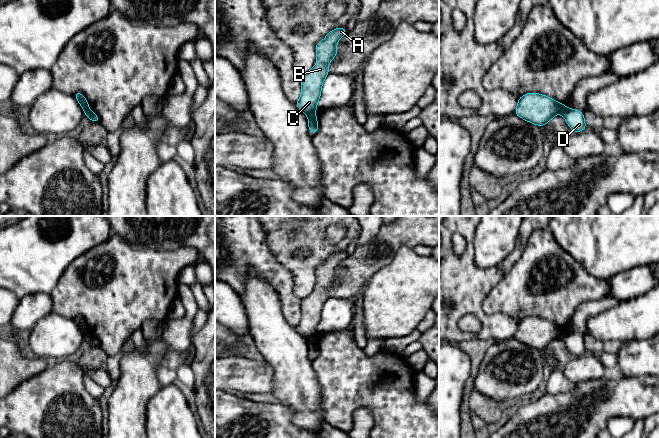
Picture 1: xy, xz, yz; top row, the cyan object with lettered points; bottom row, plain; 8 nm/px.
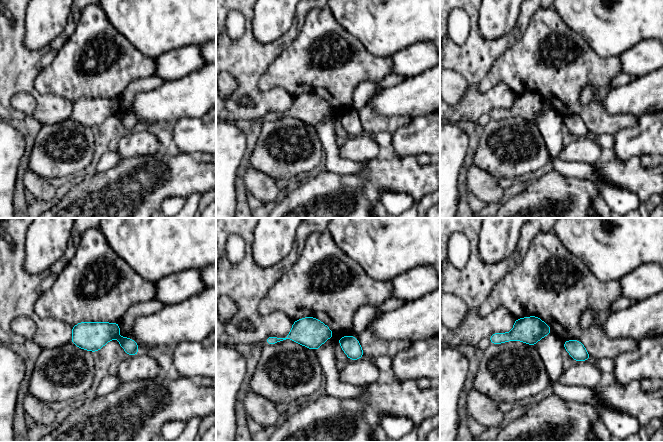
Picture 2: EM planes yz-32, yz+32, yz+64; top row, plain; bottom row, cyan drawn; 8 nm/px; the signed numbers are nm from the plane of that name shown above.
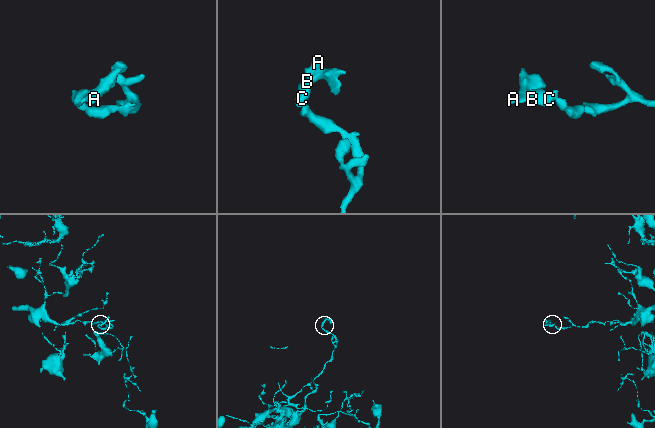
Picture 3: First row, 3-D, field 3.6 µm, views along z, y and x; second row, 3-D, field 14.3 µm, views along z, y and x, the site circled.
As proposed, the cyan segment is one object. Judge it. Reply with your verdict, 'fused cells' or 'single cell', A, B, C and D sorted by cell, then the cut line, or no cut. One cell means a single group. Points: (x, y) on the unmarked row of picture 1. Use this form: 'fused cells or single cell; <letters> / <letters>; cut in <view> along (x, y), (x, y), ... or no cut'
fused cells; A B C / D; cut in xz along (314, 339), (309, 341)

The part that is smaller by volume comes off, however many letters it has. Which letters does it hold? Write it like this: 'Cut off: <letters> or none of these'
Cut off: A, B, C

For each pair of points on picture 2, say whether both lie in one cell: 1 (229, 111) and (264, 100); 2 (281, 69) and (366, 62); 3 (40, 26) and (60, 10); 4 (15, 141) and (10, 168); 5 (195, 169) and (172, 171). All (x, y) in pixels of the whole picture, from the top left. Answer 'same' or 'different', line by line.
1: same
2: same
3: same
4: same
5: same

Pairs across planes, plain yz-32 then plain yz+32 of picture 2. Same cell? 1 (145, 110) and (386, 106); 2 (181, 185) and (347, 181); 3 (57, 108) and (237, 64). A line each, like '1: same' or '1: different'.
1: same
2: same
3: same

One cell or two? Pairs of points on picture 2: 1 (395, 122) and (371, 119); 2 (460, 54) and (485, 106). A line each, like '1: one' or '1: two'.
1: one
2: one

